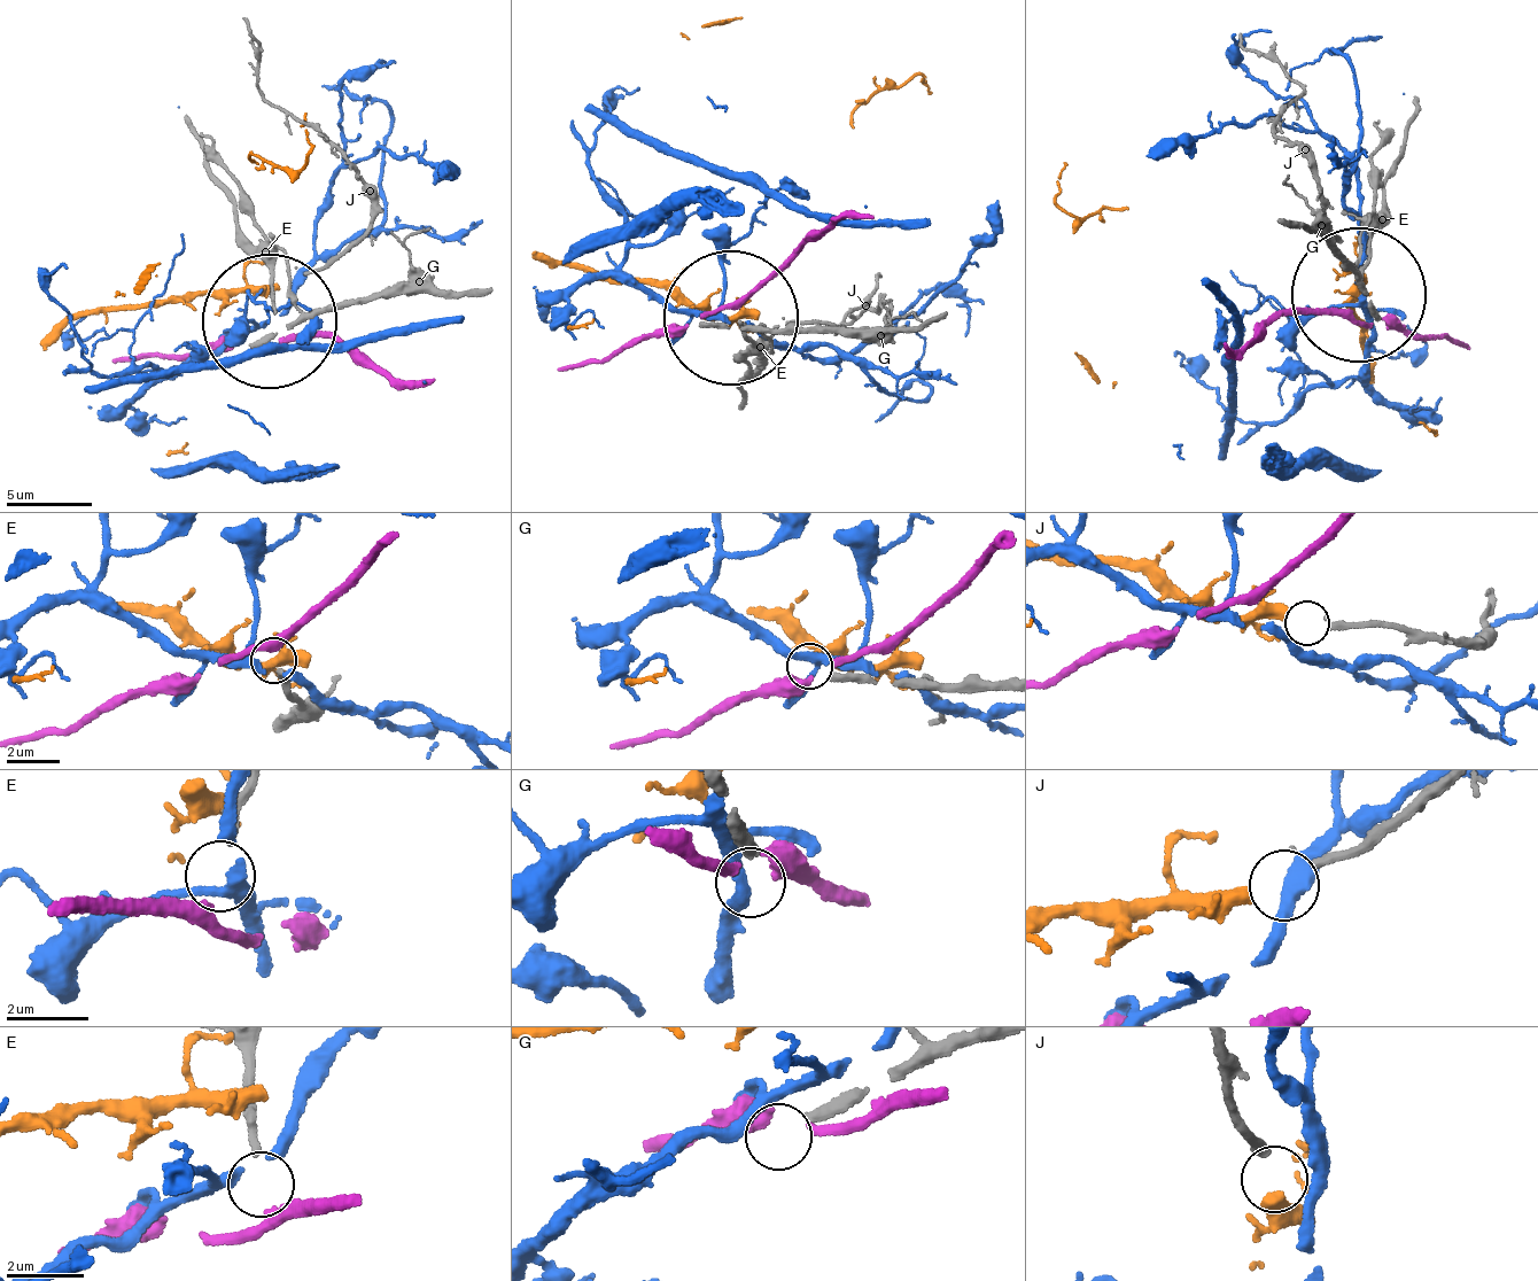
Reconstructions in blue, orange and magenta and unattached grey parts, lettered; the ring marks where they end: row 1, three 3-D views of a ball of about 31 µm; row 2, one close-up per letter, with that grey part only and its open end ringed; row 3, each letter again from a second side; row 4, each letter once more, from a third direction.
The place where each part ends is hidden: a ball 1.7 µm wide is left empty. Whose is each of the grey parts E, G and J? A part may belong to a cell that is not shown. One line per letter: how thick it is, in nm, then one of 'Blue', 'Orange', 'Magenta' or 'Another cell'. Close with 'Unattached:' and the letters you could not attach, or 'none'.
E: Thickness 200 nm. Magenta
G: Thickness 280 nm. Another cell
J: Thickness 200 nm. Orange
Unattached: G

